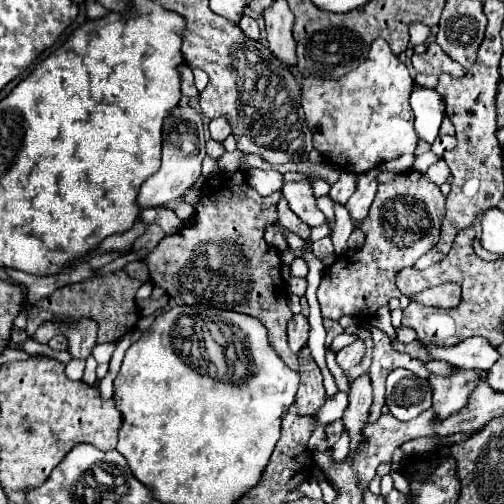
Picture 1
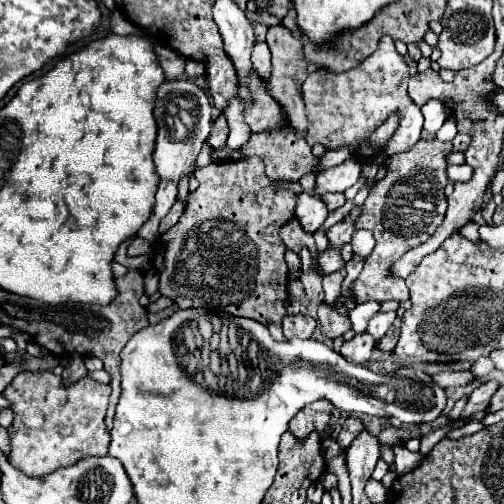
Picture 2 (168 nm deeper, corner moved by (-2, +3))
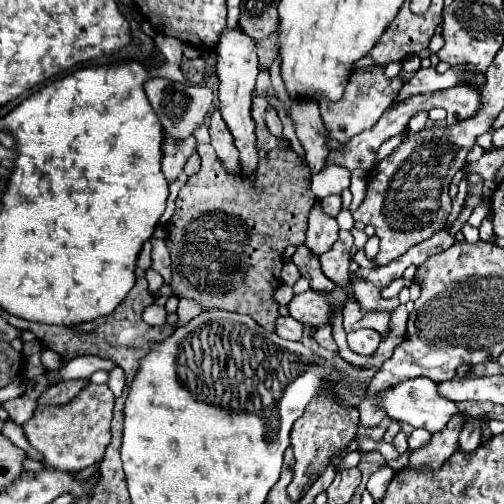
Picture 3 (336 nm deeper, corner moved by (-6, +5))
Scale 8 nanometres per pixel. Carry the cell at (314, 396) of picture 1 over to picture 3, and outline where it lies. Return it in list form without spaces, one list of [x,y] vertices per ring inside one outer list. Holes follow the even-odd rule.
[[[319,394],[309,402],[307,410],[293,424],[291,430],[291,448],[295,454],[295,466],[293,466],[291,484],[287,486],[287,494],[293,502],[301,498],[303,488],[309,484],[313,474],[321,476],[335,456],[347,452],[351,440],[357,434],[357,424],[359,424],[359,410],[349,406],[339,406],[335,398],[331,398],[331,394]]]

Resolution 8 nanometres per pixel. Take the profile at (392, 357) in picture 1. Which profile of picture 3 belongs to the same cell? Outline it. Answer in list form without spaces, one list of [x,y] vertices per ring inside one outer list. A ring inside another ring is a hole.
[[[357,276],[351,282],[353,282],[355,298],[361,302],[363,310],[387,310],[387,312],[393,312],[399,306],[399,298],[397,296],[383,298],[381,296],[381,290],[373,282],[361,280]]]

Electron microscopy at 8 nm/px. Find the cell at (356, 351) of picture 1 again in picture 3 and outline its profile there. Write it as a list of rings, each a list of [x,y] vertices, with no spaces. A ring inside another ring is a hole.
[[[355,330],[355,332],[347,334],[347,340],[349,340],[349,348],[355,354],[363,354],[363,356],[373,354],[381,342],[381,338],[375,330]]]

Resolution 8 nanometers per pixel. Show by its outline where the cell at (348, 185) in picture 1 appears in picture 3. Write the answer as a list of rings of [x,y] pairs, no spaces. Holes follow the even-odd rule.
[[[333,194],[333,196],[323,198],[323,200],[321,200],[321,208],[323,208],[325,214],[329,214],[329,216],[337,216],[339,210],[341,210],[341,196]]]

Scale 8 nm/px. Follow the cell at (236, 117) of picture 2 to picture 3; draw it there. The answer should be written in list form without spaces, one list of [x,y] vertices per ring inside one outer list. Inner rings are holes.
[[[239,28],[223,30],[215,54],[217,54],[217,74],[219,74],[219,112],[229,132],[235,138],[241,170],[247,170],[247,174],[251,174],[251,170],[255,170],[255,166],[259,164],[255,148],[255,122],[251,118],[251,92],[255,88],[255,80],[259,74],[255,42],[247,38]]]

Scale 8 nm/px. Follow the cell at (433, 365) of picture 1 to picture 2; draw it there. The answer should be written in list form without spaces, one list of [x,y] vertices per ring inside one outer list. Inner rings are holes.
[[[479,358],[479,360],[475,360],[475,364],[469,368],[469,372],[475,376],[475,380],[485,378],[491,370],[493,370],[493,362],[491,362],[489,358]]]

